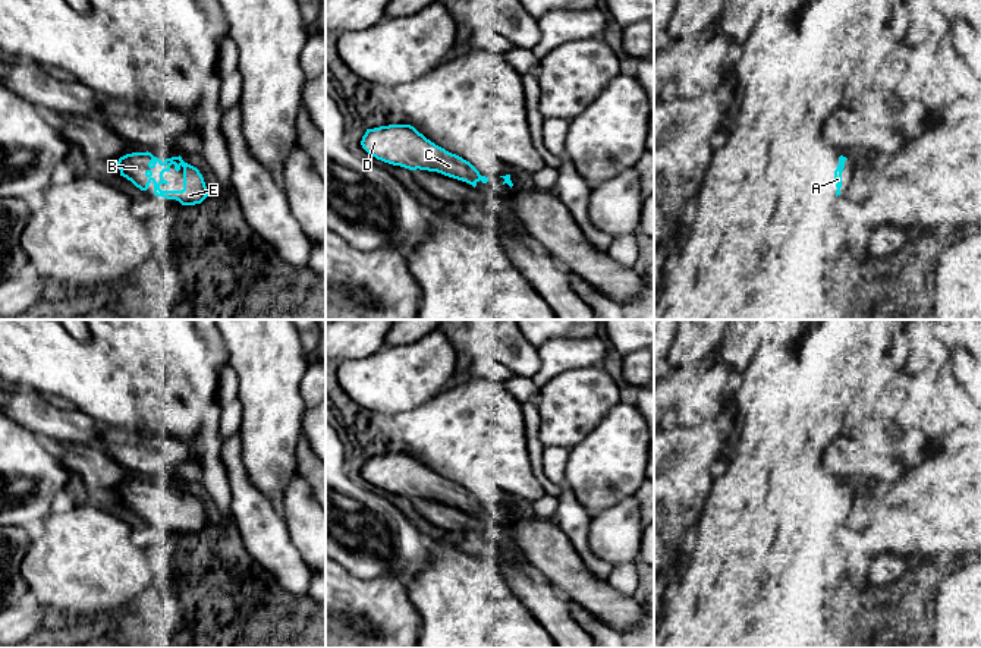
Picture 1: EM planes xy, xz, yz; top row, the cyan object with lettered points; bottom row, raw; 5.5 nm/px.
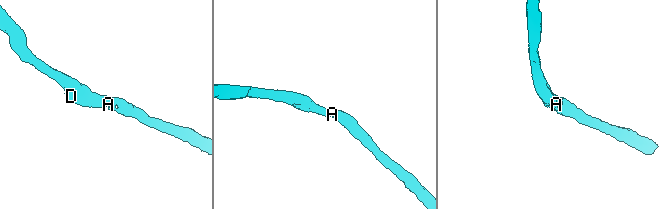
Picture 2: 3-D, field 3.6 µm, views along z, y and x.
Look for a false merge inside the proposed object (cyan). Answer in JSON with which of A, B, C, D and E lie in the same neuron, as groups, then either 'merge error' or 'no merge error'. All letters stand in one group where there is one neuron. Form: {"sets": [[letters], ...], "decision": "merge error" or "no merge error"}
{"sets": [["A", "B", "C", "D", "E"]], "decision": "no merge error"}

